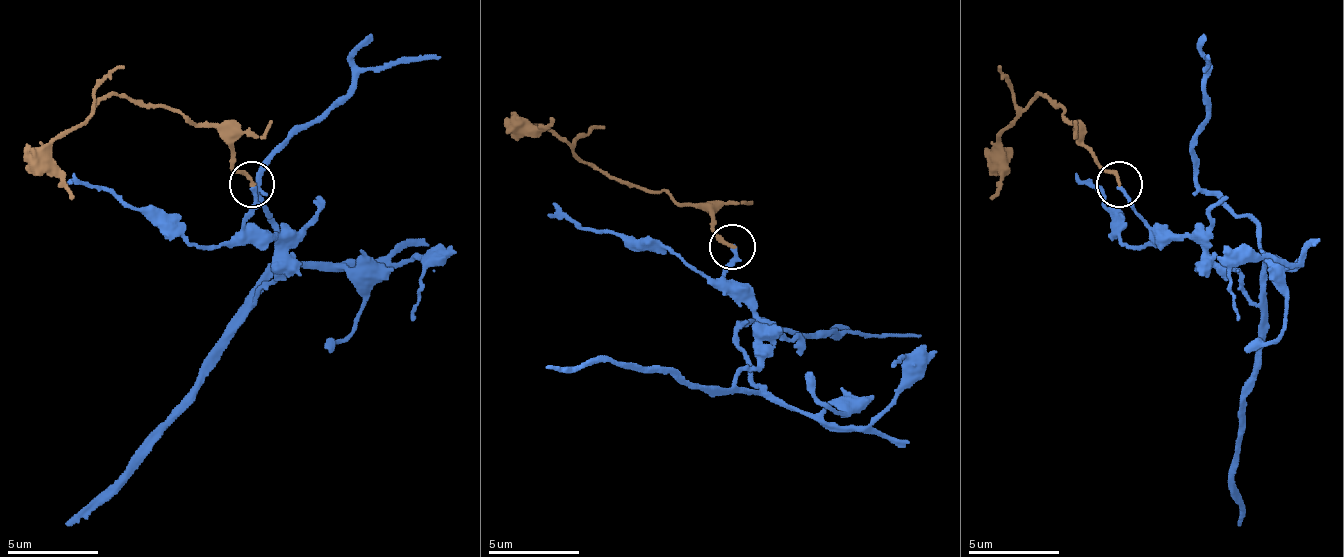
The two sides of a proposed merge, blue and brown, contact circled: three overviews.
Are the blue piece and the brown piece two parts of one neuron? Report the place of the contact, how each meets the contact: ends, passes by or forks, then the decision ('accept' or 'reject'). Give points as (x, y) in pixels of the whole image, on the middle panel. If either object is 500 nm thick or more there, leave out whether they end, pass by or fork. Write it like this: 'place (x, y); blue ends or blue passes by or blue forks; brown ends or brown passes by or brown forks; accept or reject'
place (732, 246); blue ends; brown ends; accept

